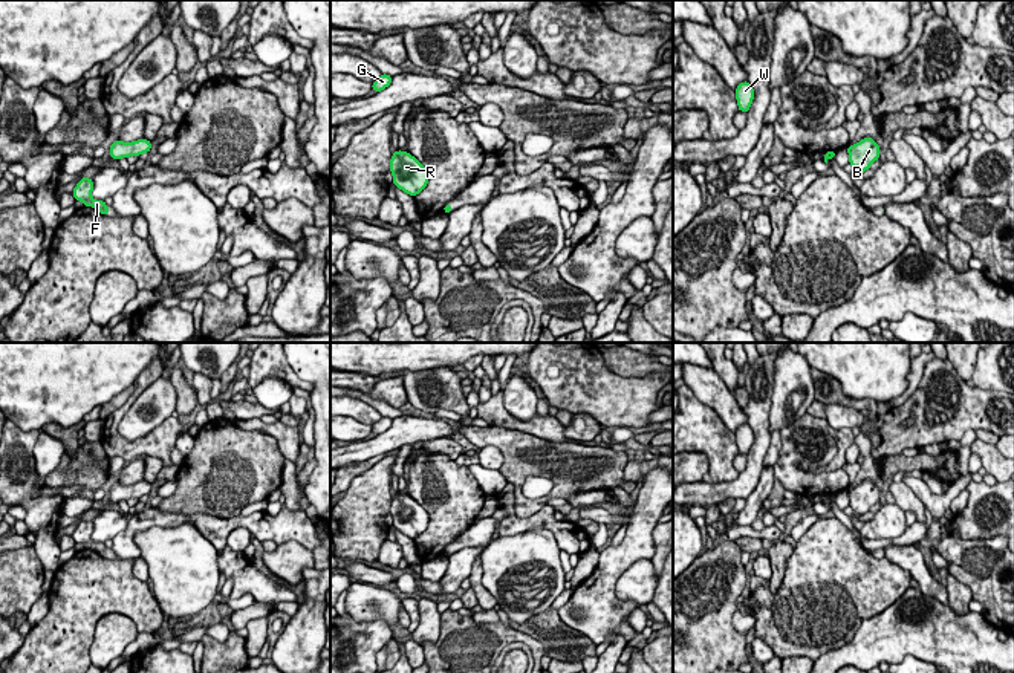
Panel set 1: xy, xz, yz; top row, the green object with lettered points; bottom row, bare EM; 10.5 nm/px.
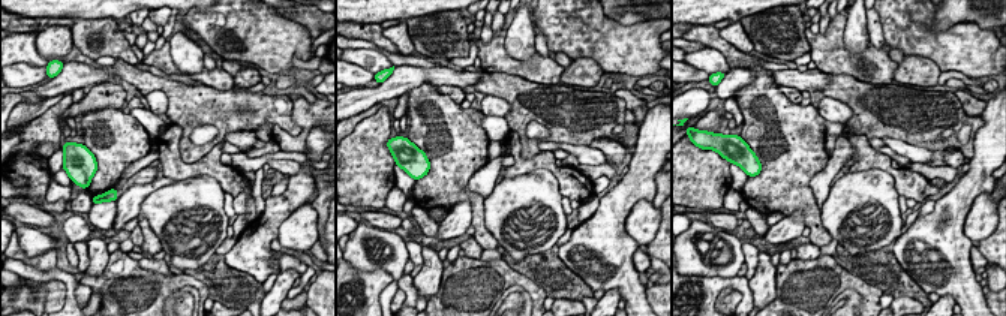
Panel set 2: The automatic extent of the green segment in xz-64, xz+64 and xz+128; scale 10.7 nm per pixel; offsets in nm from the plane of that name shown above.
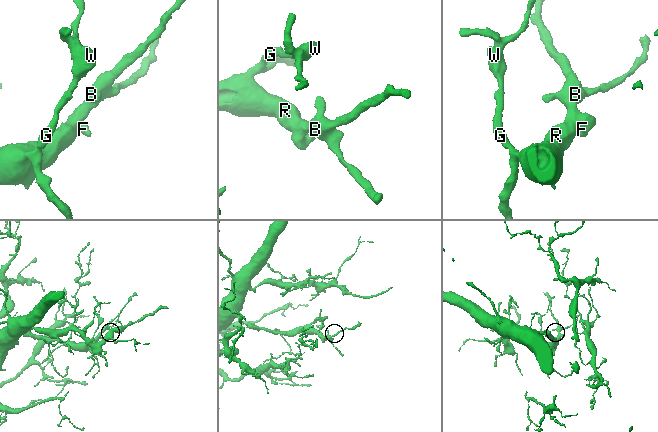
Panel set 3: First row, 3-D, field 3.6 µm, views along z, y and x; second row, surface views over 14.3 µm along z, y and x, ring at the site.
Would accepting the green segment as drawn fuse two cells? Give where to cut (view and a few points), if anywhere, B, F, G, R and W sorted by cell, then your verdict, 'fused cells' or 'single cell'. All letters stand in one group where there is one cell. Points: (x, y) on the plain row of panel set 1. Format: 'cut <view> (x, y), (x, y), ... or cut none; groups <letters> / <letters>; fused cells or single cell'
cut none; groups B F G R W; single cell

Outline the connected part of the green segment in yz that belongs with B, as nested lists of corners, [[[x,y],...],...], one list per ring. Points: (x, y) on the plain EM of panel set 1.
[[[864,480],[855,488],[847,488],[849,506],[855,515],[864,515],[870,506],[879,502],[879,488],[872,480]]]

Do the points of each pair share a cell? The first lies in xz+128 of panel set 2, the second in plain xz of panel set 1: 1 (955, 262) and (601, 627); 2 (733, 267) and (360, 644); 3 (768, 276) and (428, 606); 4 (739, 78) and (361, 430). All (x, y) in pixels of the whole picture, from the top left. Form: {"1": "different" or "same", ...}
{"1": "same", "2": "different", "3": "same", "4": "different"}

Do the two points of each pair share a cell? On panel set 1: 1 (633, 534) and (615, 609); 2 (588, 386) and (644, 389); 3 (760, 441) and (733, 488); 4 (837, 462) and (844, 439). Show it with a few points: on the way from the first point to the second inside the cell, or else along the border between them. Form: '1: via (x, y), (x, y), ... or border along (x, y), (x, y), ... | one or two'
1: via (626, 552), (607, 571), (607, 591) | one
2: via (601, 389), (630, 389) | one
3: via (757, 453), (754, 468), (745, 479) | one
4: via (840, 456), (841, 445) | one

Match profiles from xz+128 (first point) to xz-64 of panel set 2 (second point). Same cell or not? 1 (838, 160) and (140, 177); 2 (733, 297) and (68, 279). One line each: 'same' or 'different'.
1: same
2: different

